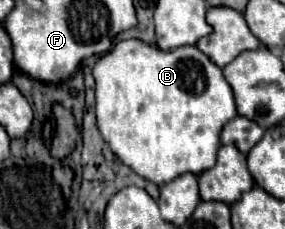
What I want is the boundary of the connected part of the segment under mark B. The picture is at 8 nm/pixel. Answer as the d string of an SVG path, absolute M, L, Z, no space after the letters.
M127 39L97 61L93 77L97 127L111 151L137 175L163 185L185 171L201 175L213 167L221 129L237 109L221 69L197 47L163 53L155 45Z

